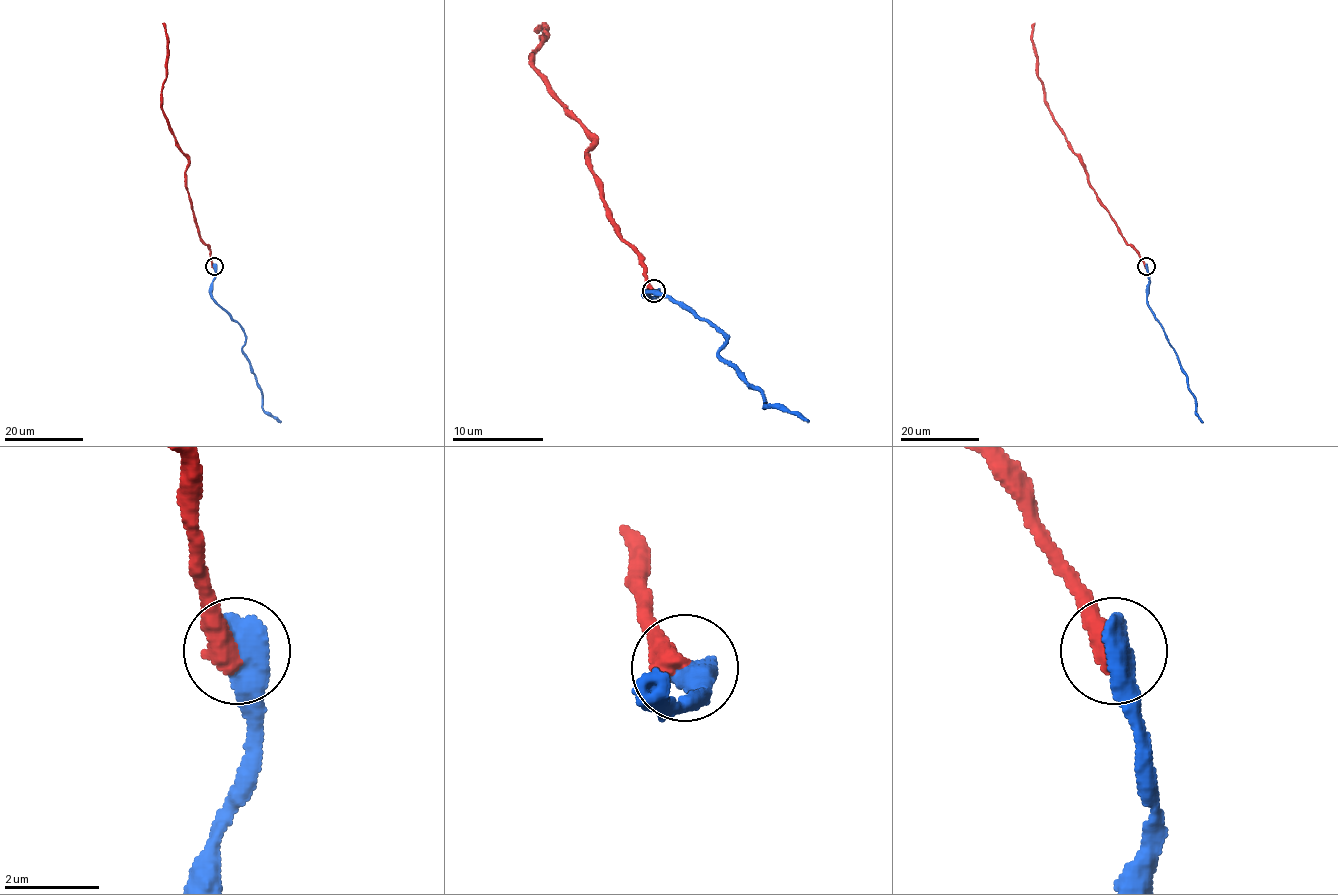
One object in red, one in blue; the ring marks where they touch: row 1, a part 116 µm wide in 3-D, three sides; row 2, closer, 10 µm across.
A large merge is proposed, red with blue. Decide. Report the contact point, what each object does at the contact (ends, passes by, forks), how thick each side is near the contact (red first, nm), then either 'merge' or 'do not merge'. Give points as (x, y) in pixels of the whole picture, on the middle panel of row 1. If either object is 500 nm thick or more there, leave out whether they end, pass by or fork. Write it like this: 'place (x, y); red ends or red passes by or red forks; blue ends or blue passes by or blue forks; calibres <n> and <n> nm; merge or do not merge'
place (654, 290); calibres 480 and 750 nm; merge

